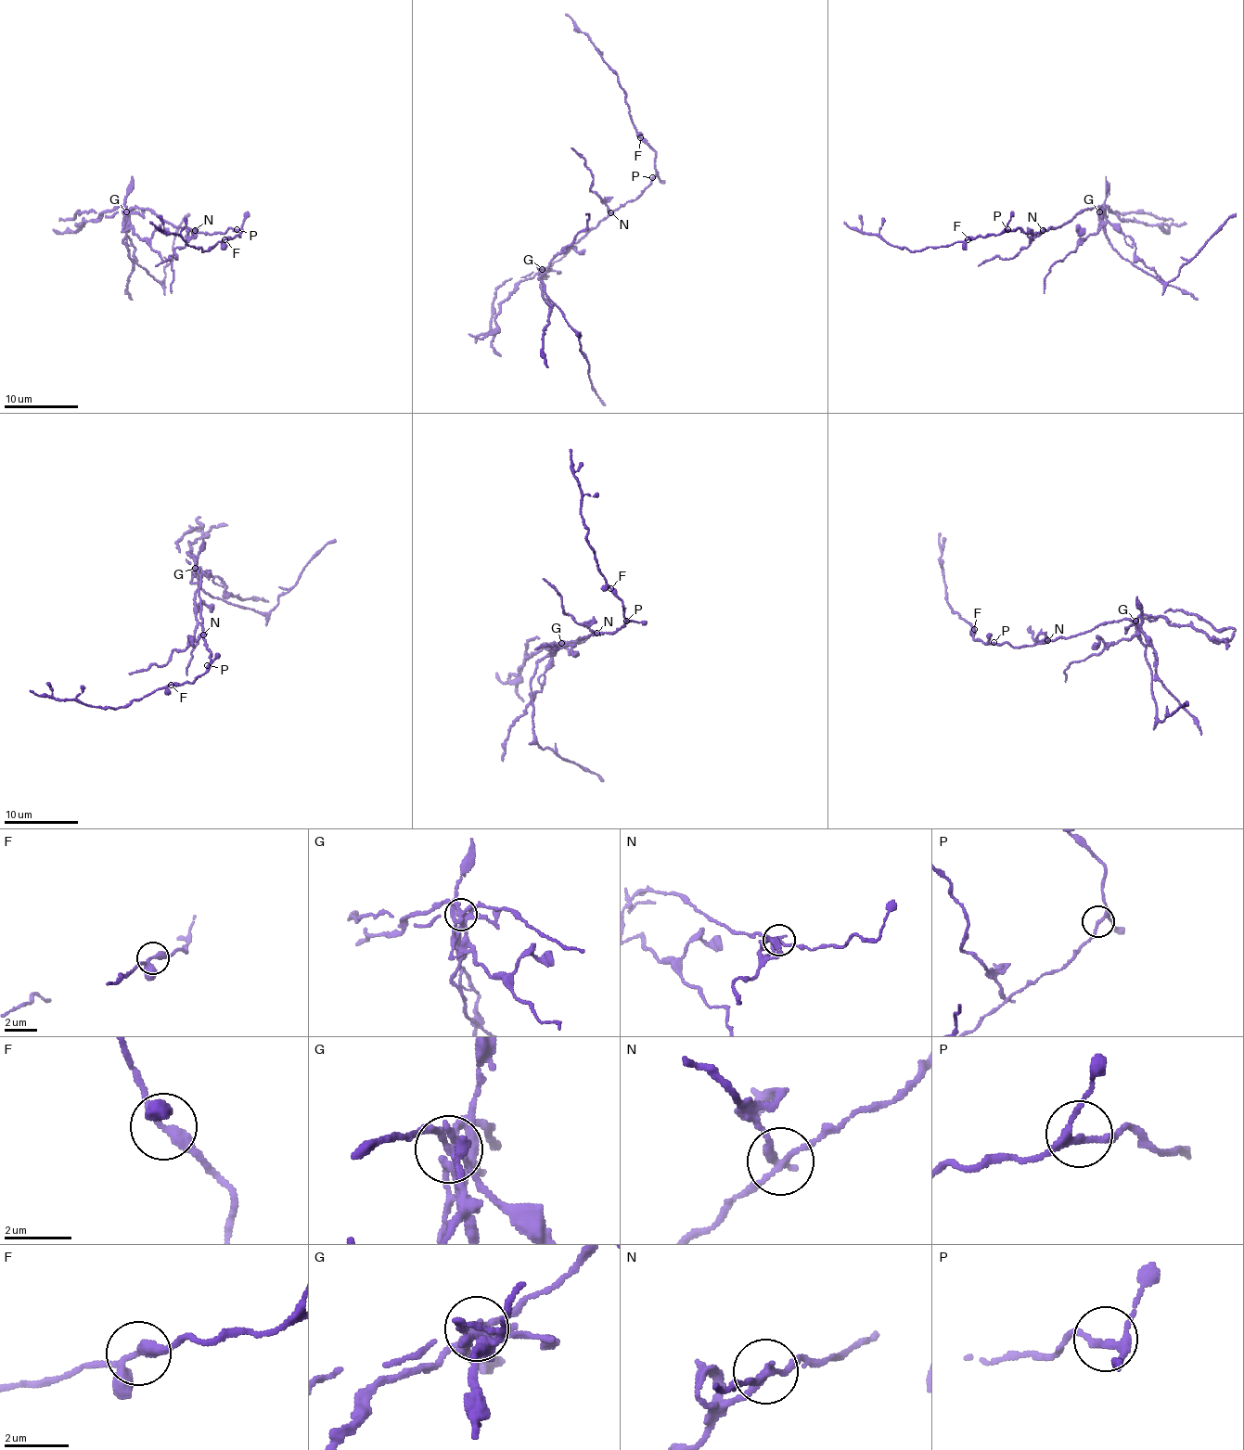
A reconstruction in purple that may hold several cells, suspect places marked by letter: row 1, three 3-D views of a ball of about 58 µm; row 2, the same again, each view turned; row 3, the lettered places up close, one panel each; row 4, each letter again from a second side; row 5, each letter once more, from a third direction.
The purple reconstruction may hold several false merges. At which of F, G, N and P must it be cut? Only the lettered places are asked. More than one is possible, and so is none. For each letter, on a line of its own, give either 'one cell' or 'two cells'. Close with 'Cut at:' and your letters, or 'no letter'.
F: one cell
G: two cells
N: two cells
P: one cell
Cut at: G, N

